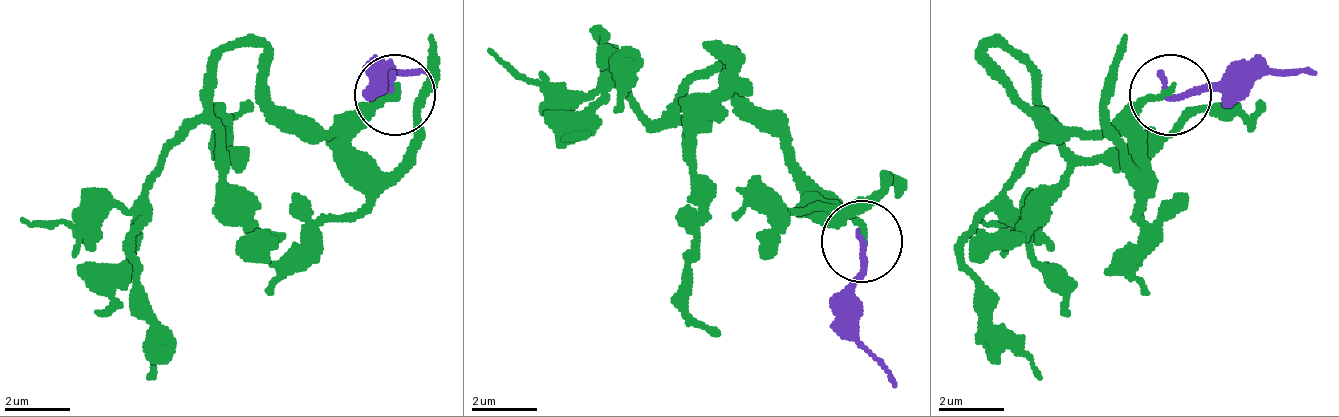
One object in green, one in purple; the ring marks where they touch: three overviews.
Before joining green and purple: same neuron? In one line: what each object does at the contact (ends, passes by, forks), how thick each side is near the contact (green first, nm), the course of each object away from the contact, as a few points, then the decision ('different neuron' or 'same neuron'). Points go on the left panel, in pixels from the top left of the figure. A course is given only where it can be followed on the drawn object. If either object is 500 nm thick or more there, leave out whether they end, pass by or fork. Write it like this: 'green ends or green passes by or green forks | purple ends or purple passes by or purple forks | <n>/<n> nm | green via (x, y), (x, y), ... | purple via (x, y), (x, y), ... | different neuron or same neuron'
green ends | purple ends | 200/260 nm | green via (393, 93), (336, 133), (303, 133), (271, 101), (263, 52), (238, 44), (214, 68), (132, 247), (157, 377) | purple via (393, 93), (385, 76), (425, 68) | different neuron

